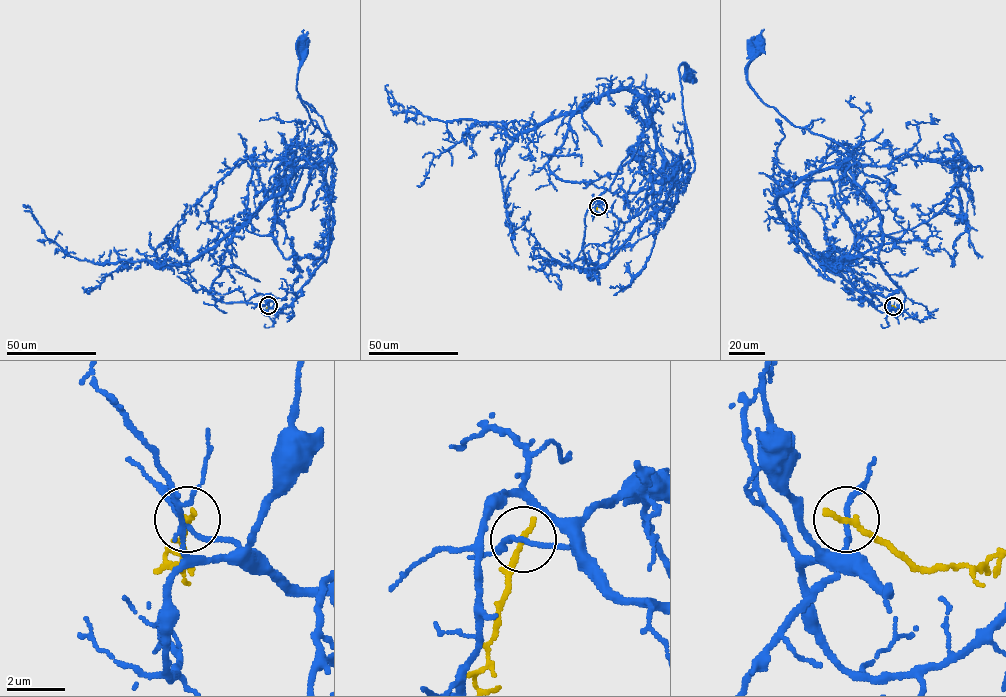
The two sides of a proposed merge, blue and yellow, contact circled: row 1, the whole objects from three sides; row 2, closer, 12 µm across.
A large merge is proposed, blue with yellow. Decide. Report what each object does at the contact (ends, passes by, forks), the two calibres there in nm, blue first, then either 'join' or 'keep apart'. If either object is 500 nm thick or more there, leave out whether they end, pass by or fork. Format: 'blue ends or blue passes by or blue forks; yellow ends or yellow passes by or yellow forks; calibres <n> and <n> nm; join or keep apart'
blue passes by; yellow ends; calibres 150 and 240 nm; keep apart

